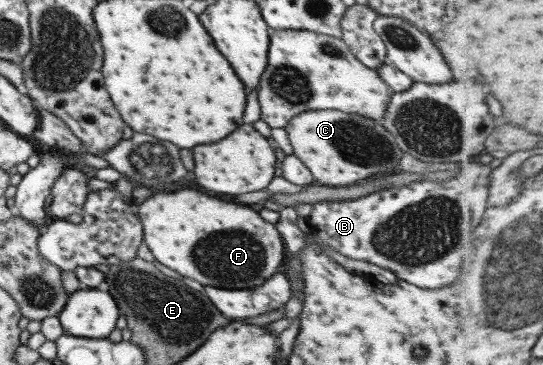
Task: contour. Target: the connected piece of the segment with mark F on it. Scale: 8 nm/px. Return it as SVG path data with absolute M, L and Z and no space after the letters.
M192 188L170 194L153 193L138 207L143 226L143 241L154 258L186 278L200 282L204 287L224 290L242 290L257 287L278 272L284 260L284 241L278 229L261 217L256 207L224 202Z

